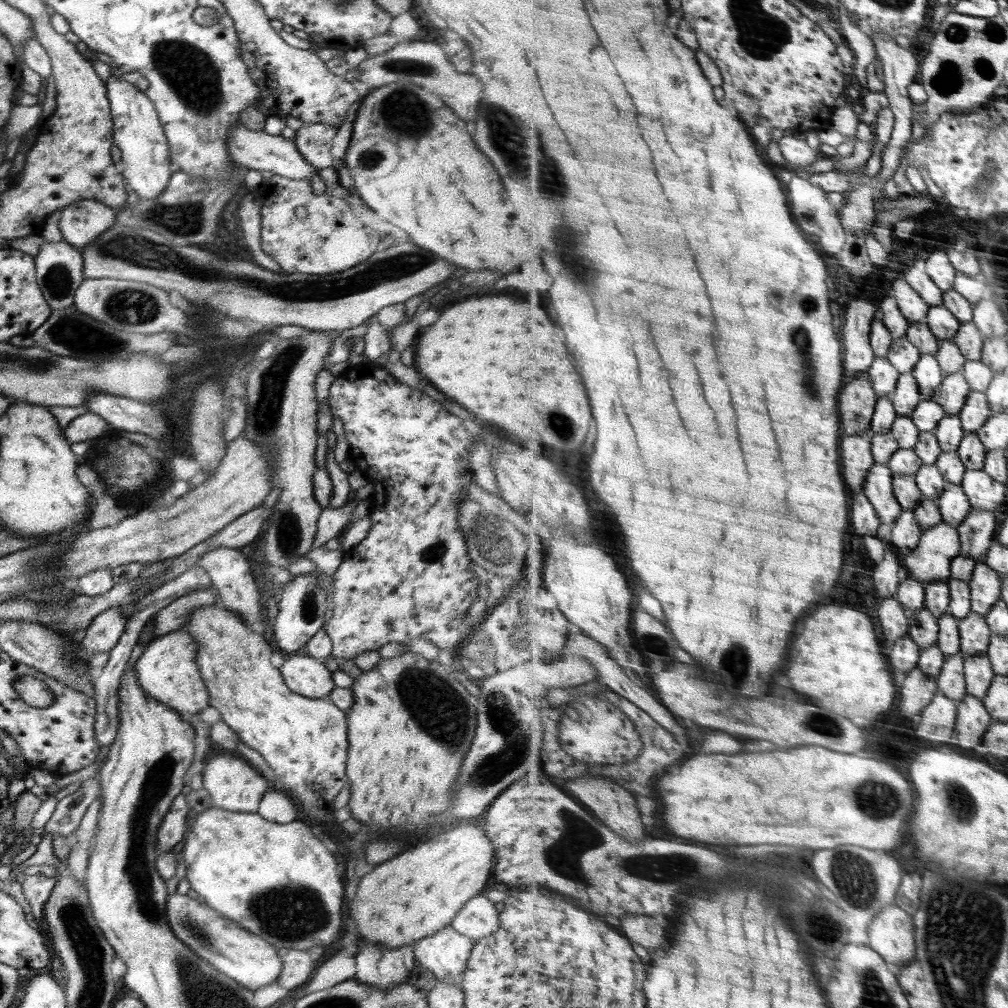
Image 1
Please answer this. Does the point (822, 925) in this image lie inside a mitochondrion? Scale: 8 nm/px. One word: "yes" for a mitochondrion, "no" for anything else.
yes

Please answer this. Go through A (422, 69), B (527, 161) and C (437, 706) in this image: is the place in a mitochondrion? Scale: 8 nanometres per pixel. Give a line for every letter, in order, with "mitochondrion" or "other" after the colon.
A: mitochondrion
B: mitochondrion
C: mitochondrion

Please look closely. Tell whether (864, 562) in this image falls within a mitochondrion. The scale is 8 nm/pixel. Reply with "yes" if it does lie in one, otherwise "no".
no

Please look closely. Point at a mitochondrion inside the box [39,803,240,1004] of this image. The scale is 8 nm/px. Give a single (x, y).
(188, 923)

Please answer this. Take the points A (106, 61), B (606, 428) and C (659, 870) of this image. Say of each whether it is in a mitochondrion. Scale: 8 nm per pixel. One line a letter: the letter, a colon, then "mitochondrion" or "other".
A: other
B: other
C: mitochondrion

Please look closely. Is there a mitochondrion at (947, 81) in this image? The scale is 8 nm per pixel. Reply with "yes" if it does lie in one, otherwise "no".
no

